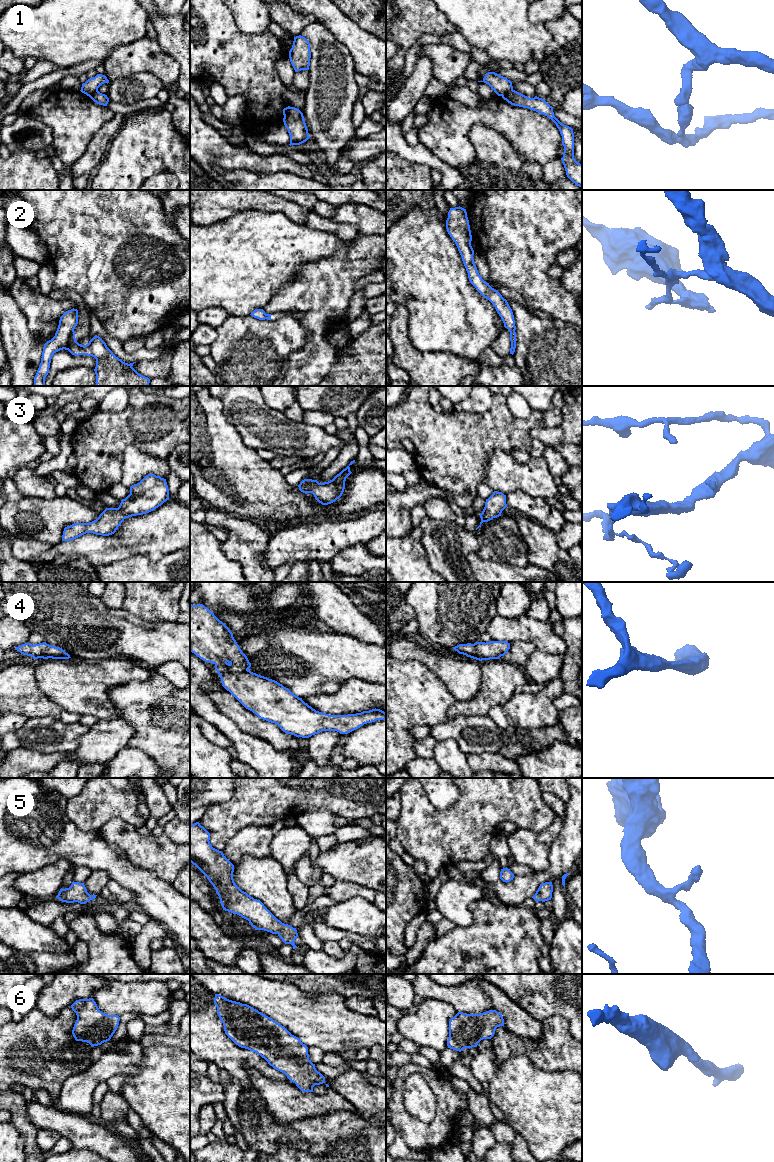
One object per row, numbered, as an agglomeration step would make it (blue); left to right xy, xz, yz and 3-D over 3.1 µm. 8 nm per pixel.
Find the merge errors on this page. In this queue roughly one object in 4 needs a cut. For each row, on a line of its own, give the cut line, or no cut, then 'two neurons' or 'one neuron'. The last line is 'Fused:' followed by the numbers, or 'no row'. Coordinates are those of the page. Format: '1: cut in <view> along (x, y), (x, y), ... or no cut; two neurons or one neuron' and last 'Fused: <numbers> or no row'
1: cut in yz along (512, 89), (502, 96); two neurons
2: cut in xy along (73, 329), (67, 349); two neurons
3: no cut; one neuron
4: no cut; one neuron
5: no cut; one neuron
6: no cut; one neuron
Fused: 1, 2

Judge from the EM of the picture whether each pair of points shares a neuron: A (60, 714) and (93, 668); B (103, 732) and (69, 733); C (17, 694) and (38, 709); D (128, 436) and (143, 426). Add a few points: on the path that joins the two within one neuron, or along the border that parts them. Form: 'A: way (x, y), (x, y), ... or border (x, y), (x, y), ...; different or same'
A: border (45, 695), (59, 706), (80, 715); different
B: border (89, 727), (79, 737), (78, 746), (71, 752); different
C: way (22, 696), (33, 704); same
D: way (132, 432), (139, 426); same

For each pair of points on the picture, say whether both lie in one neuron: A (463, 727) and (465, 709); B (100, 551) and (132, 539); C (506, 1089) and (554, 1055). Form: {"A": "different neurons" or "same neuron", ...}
{"A": "different neurons", "B": "same neuron", "C": "different neurons"}

